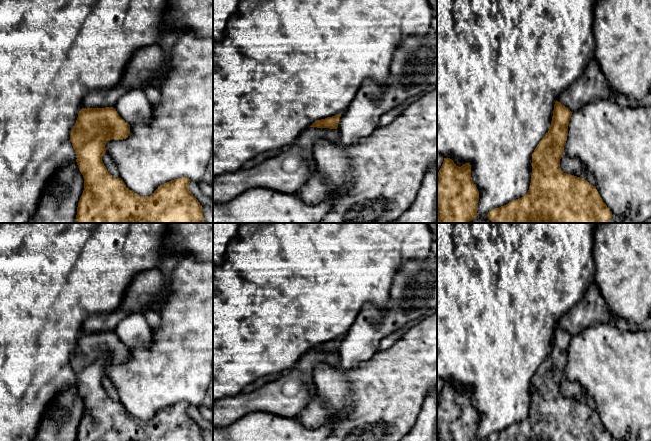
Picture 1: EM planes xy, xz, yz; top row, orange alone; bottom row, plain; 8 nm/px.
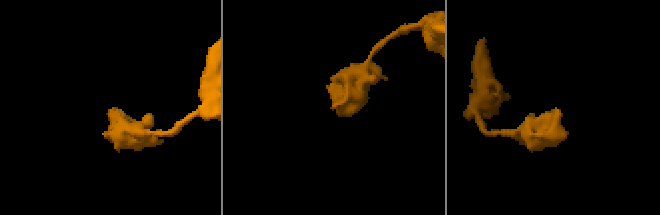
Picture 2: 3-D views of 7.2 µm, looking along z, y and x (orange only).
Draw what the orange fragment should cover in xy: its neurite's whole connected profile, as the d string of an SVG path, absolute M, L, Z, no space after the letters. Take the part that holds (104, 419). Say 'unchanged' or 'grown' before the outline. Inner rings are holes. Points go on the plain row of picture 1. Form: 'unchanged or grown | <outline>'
unchanged | M113 331L82 332L79 335L70 358L70 365L76 376L76 386L84 402L84 414L78 426L76 441L204 441L202 430L189 415L189 402L181 401L164 407L152 419L144 421L129 414L121 402L115 402L107 395L102 385L102 380L106 377L106 367L112 363L126 363L129 358L130 349Z

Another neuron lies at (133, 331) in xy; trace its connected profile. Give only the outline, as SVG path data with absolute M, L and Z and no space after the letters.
M133 313L121 319L114 331L129 349L149 348L153 343L153 329L143 314Z

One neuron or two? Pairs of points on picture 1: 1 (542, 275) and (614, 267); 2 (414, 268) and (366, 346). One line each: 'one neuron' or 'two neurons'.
1: two neurons
2: one neuron

